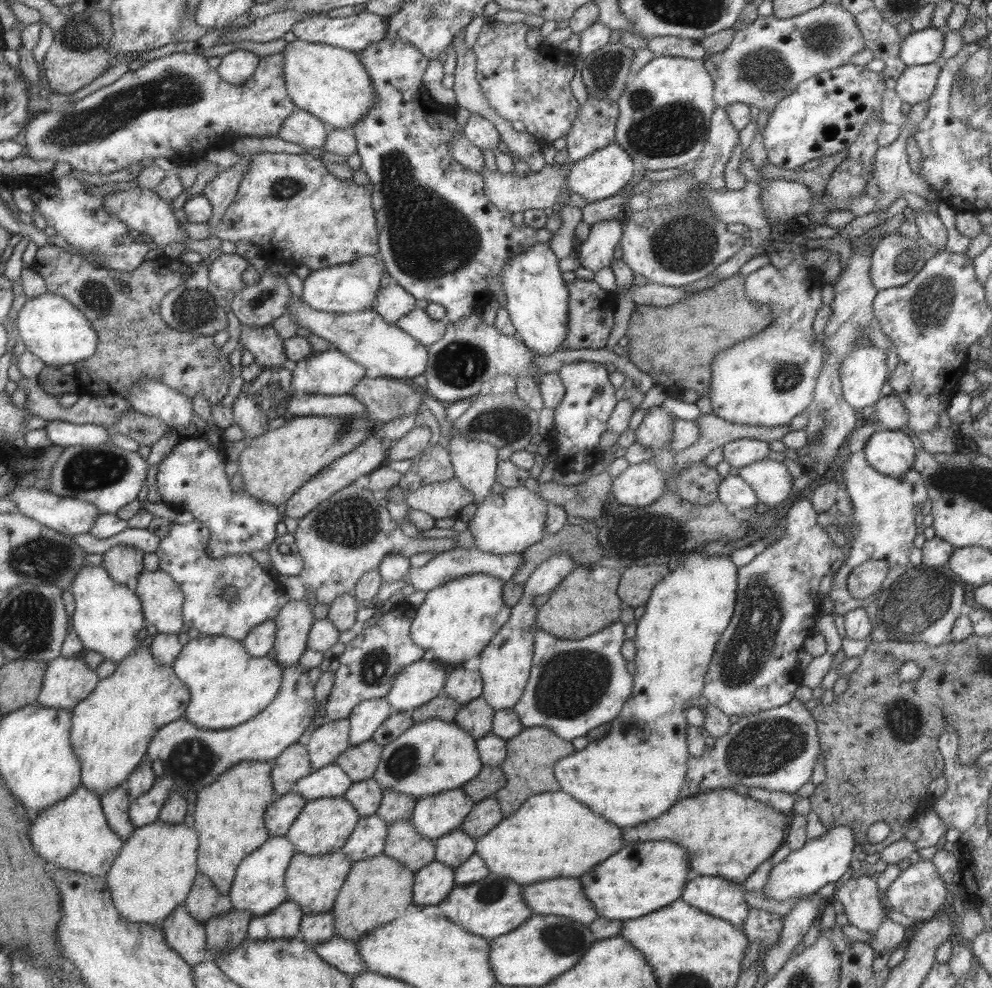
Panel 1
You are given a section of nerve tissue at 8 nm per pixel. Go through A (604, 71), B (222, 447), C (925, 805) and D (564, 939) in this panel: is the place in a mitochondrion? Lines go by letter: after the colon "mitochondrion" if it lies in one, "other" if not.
A: mitochondrion
B: other
C: other
D: mitochondrion

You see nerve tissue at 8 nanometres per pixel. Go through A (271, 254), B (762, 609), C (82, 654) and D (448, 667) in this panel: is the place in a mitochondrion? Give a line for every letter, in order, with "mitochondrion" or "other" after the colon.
A: other
B: mitochondrion
C: other
D: other

